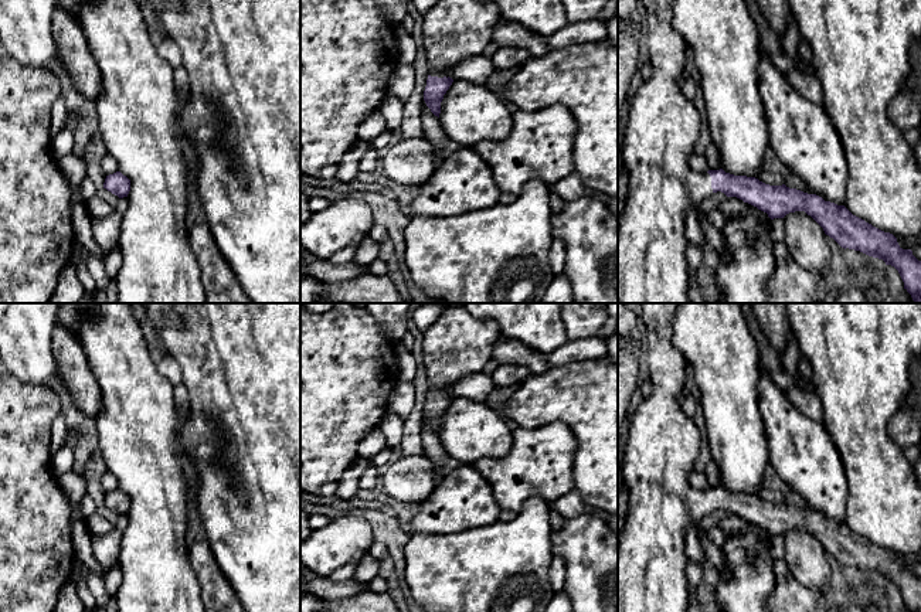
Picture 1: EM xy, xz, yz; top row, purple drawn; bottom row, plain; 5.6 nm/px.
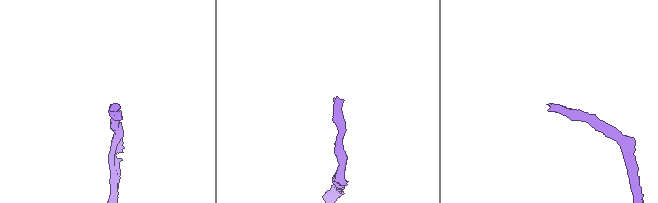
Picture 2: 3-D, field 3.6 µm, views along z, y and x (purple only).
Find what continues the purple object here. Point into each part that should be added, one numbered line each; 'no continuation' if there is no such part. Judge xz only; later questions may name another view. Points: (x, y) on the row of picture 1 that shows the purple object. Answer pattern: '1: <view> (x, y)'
1: xz (454, 30)

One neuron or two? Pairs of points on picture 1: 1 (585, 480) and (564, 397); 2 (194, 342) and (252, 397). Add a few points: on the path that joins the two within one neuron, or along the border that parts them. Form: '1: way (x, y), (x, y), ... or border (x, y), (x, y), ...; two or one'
1: way (587, 459), (585, 418); one
2: way (208, 353), (238, 383); one

